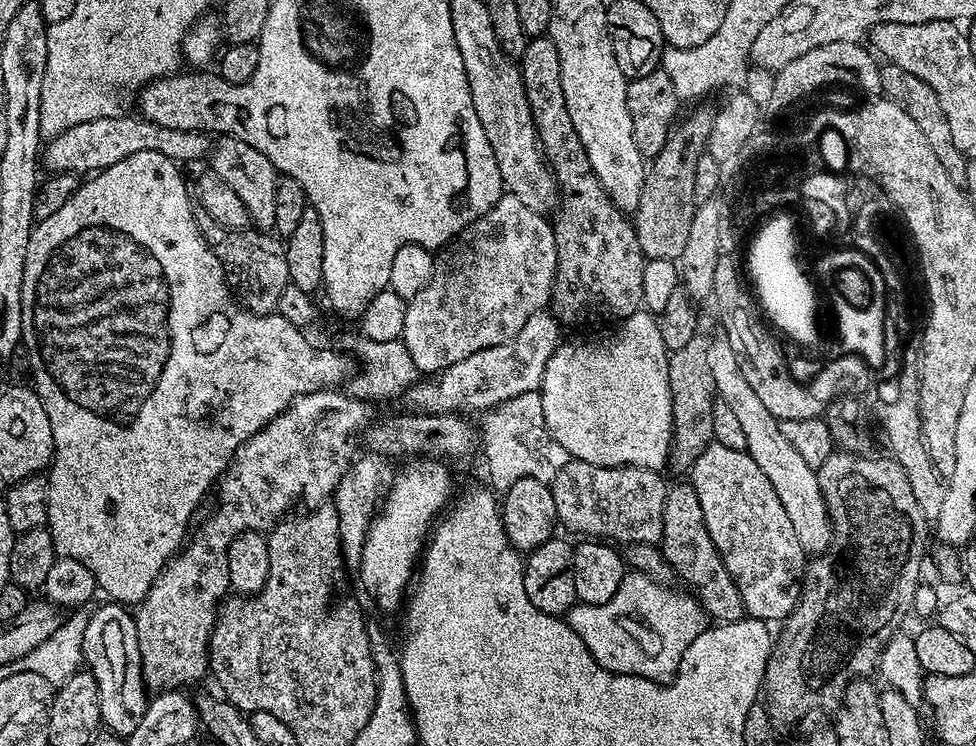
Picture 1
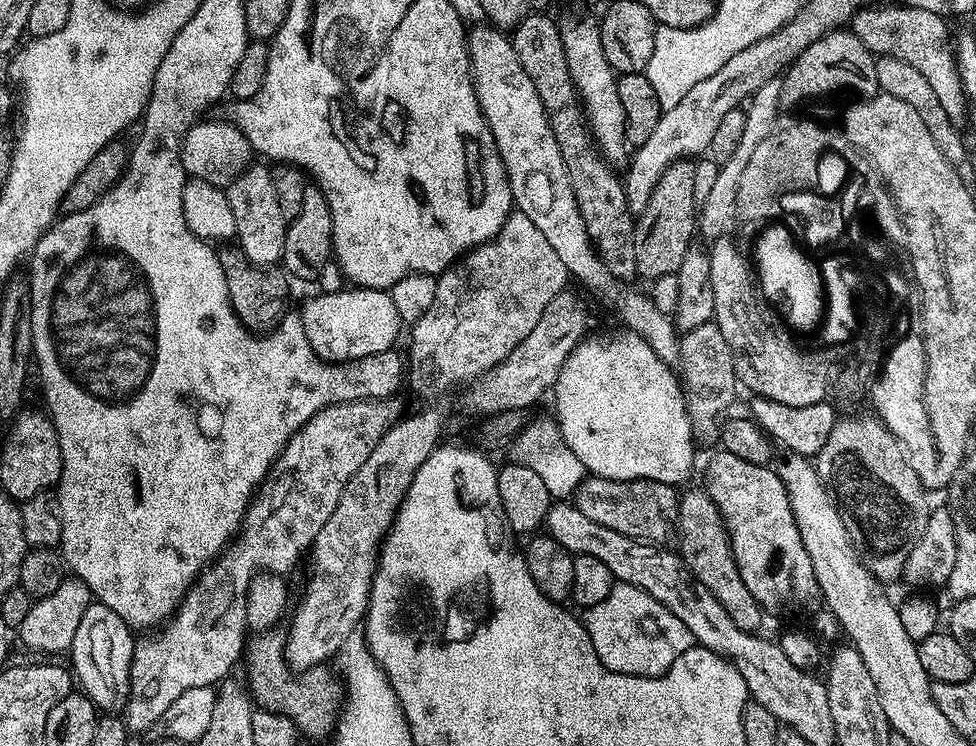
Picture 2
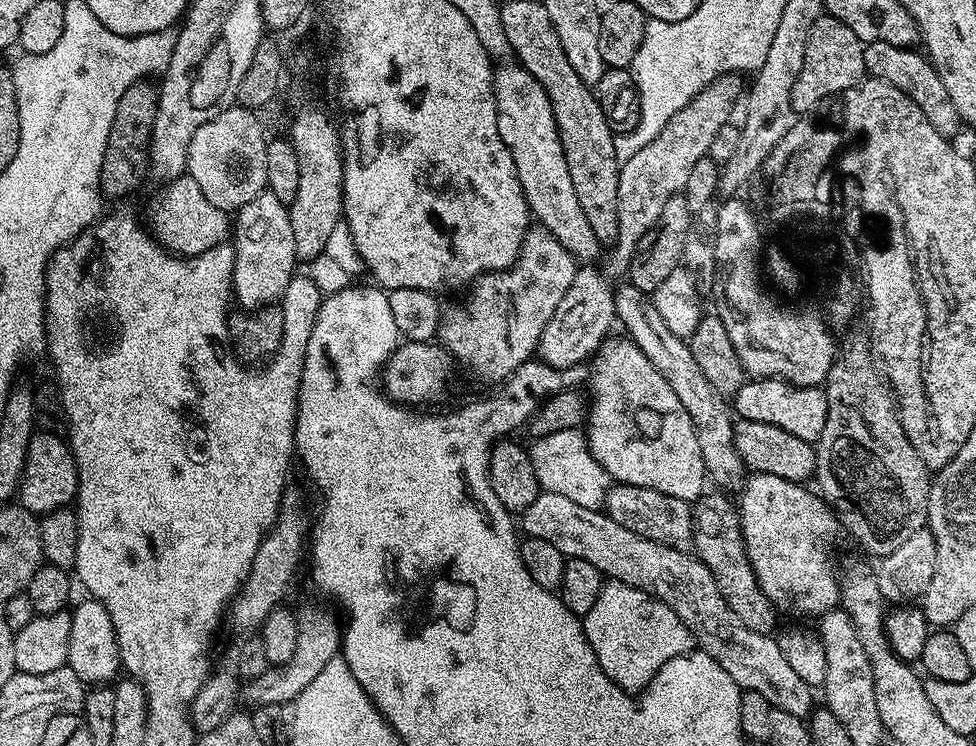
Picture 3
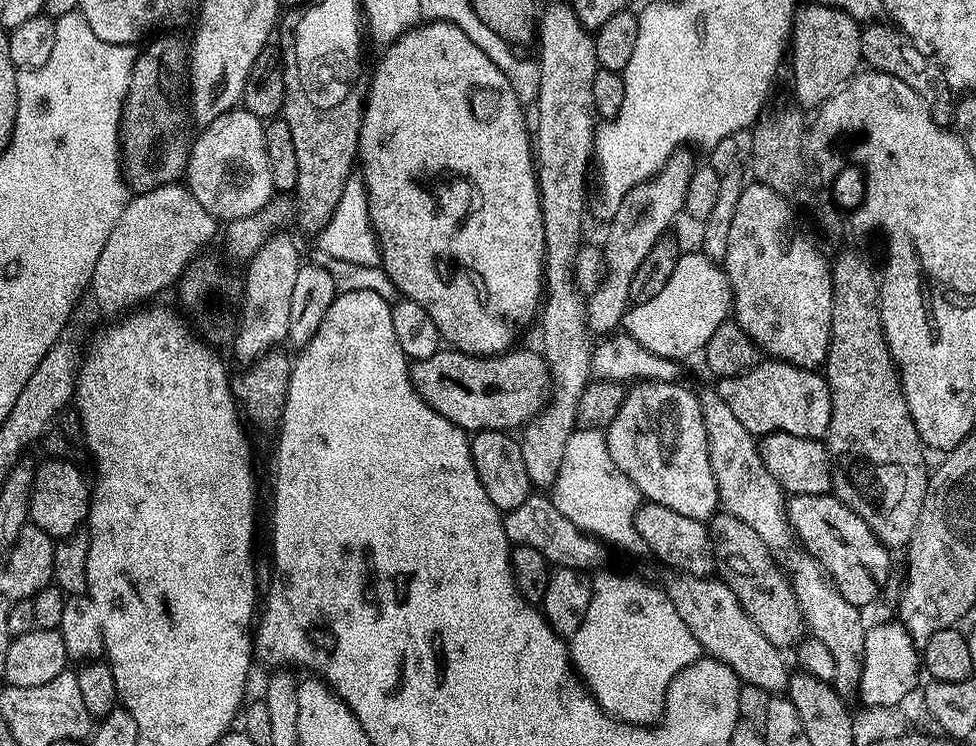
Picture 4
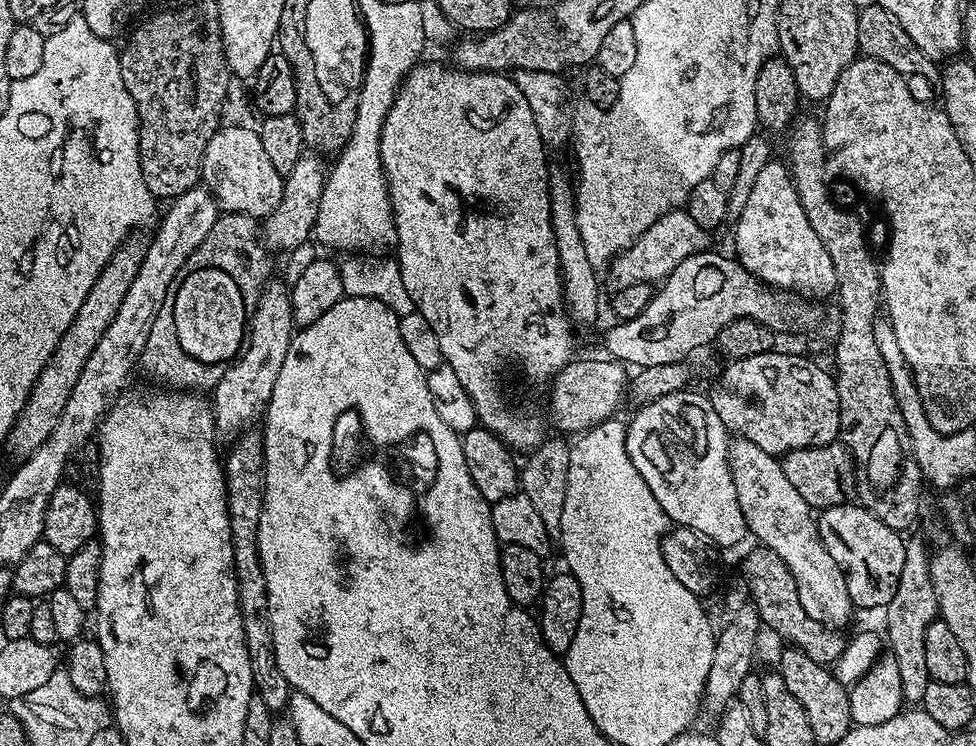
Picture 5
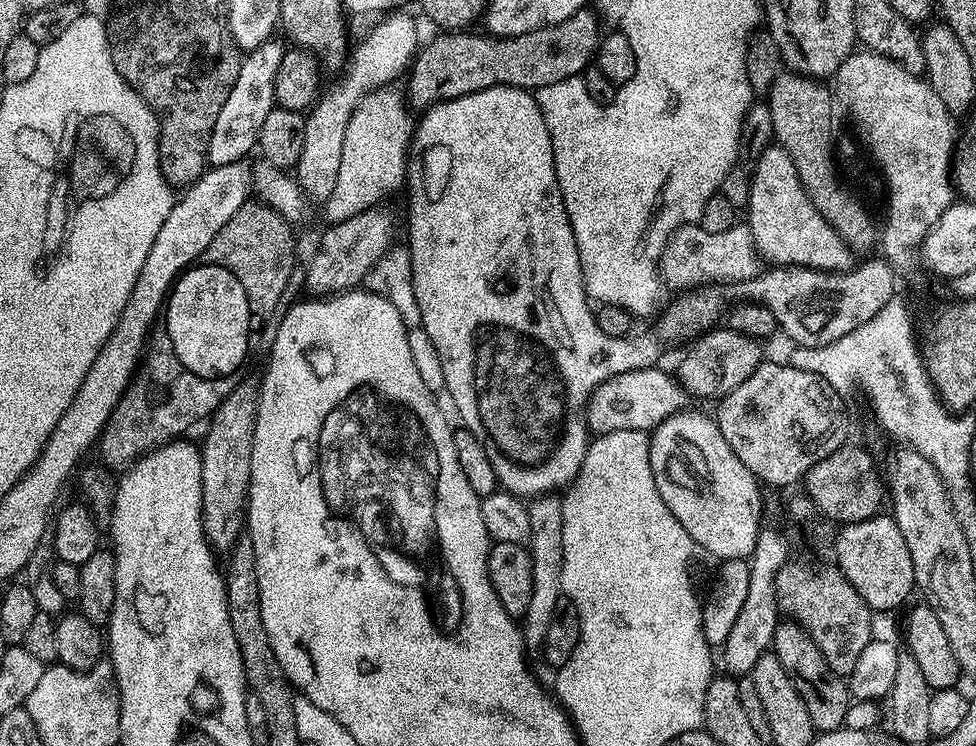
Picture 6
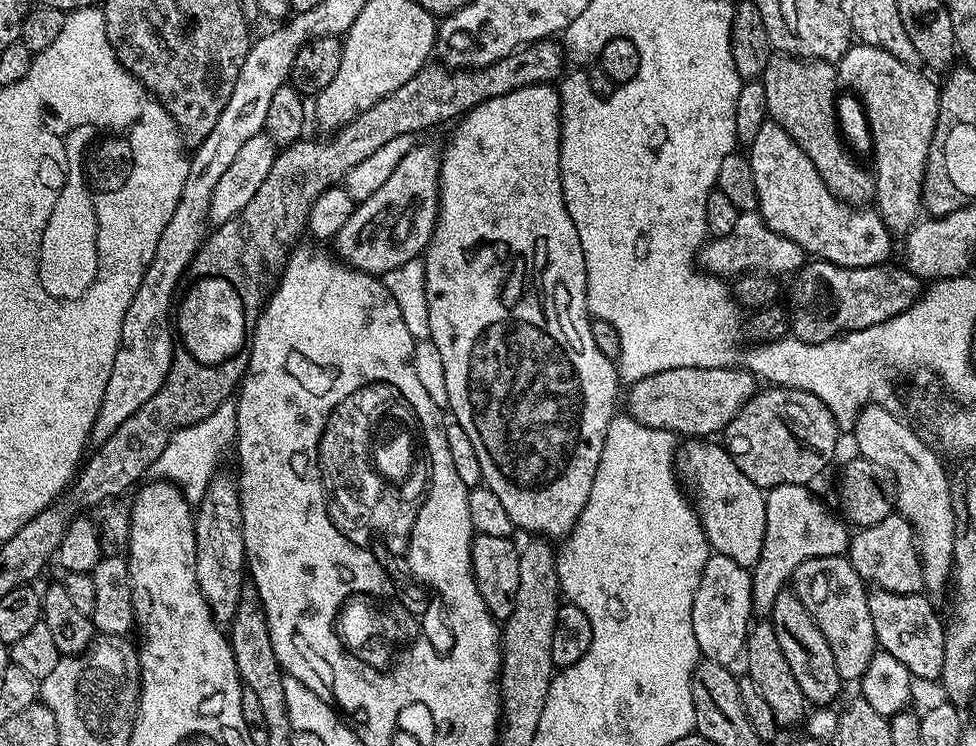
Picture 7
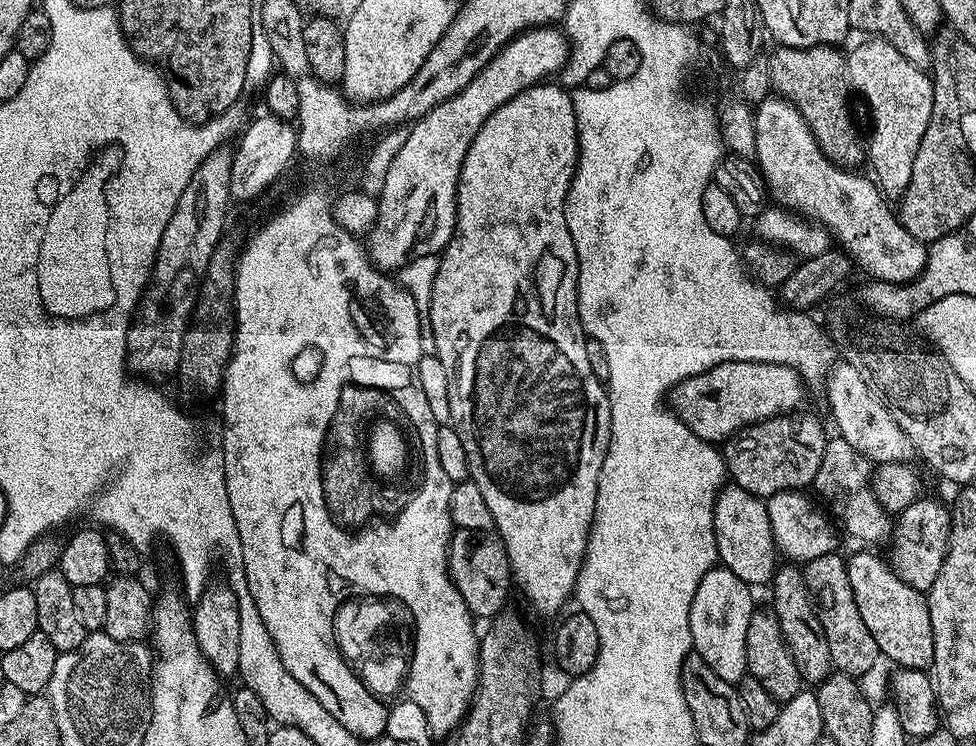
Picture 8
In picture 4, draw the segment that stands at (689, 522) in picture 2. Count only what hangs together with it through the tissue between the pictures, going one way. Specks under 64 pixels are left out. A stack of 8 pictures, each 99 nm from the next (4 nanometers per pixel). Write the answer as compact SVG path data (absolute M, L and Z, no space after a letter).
M721 511L711 521L710 535L712 537L712 553L716 559L716 572L738 598L742 610L766 634L768 641L778 649L788 650L788 647L800 644L806 632L804 616L796 601L792 585L788 583L787 575L774 557L773 549L758 538L758 534L746 522L734 518L728 512Z

